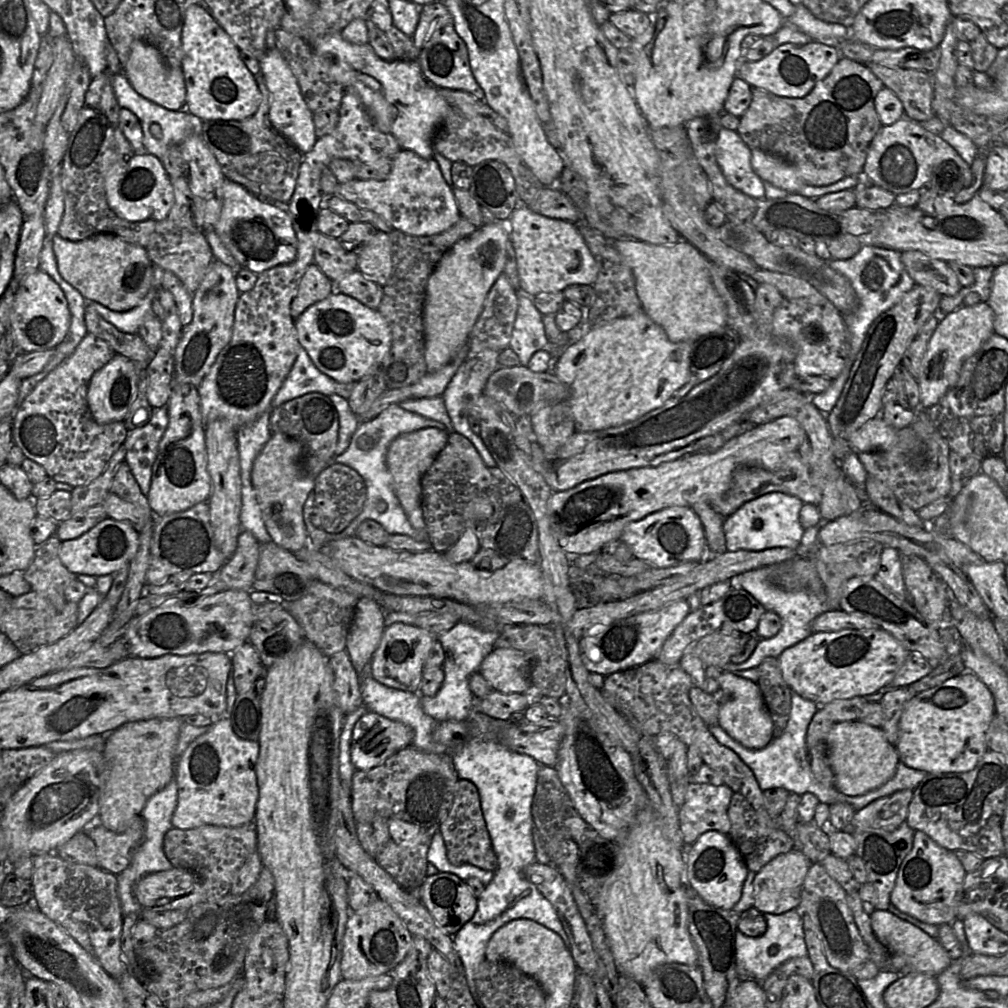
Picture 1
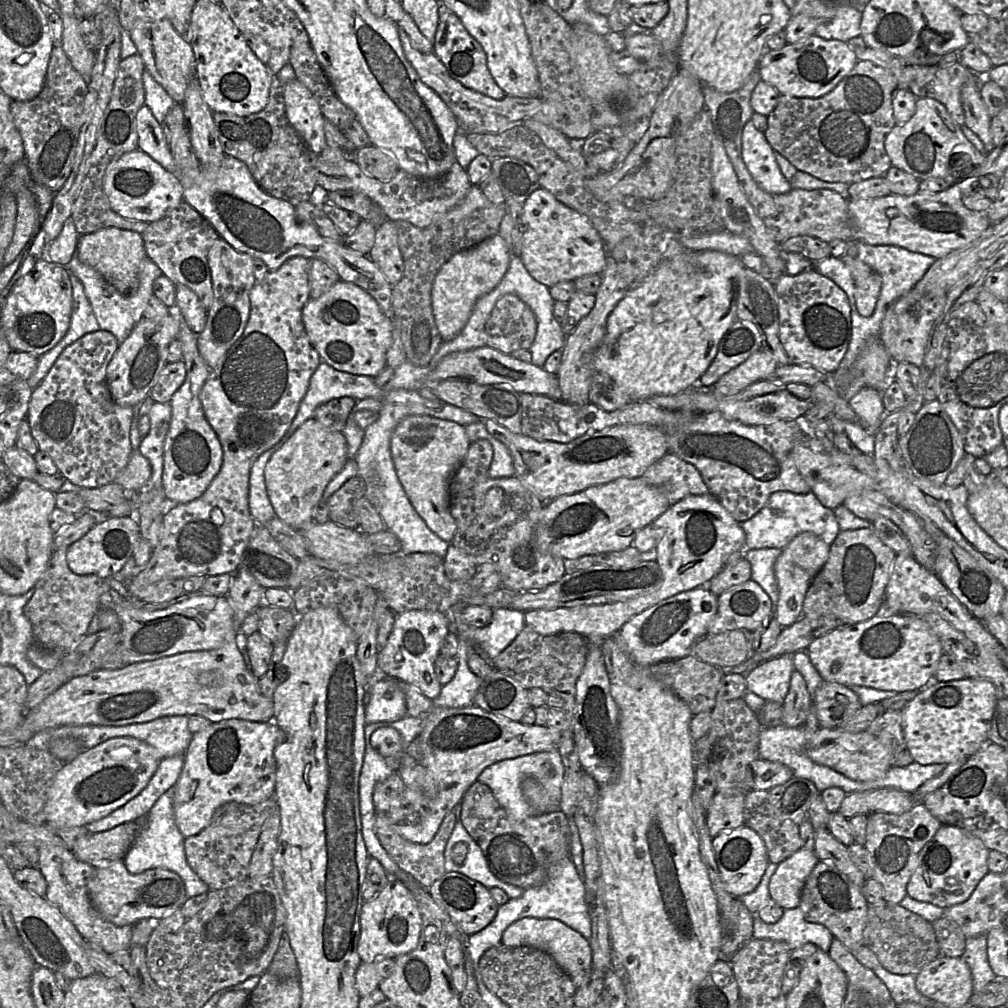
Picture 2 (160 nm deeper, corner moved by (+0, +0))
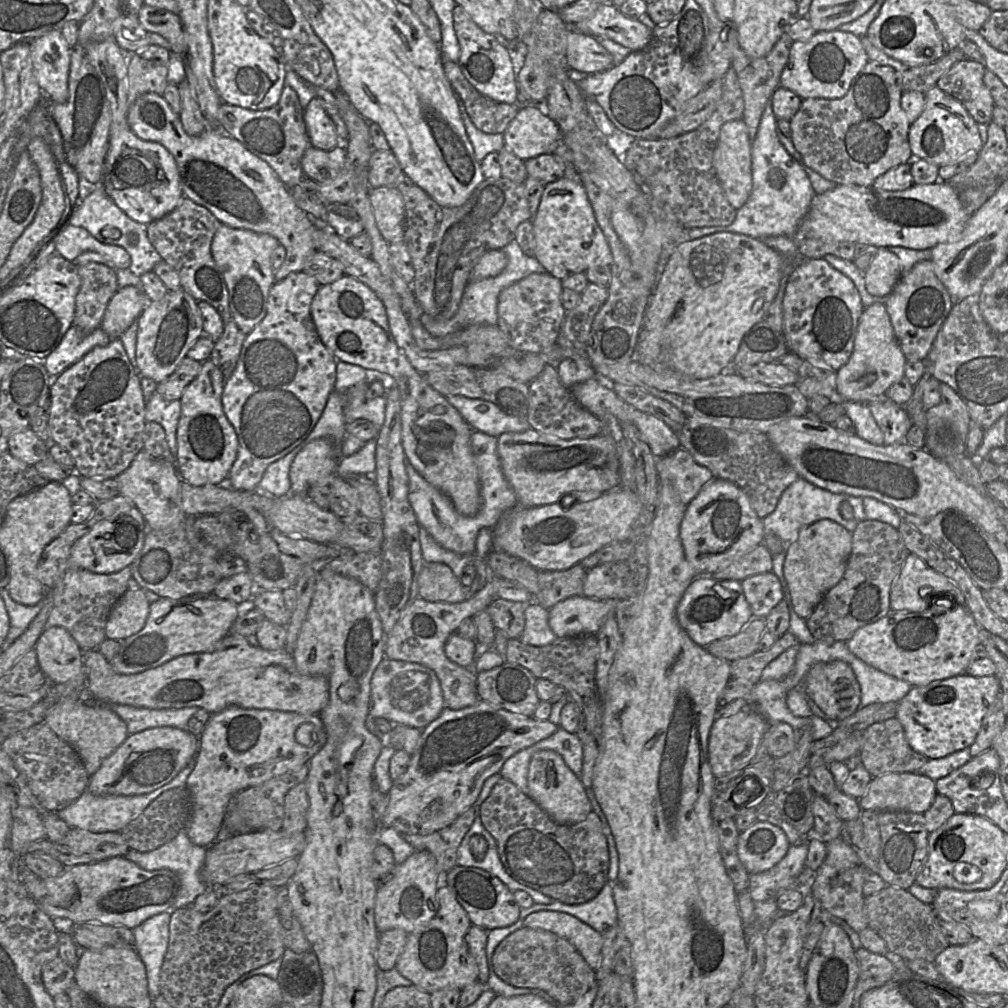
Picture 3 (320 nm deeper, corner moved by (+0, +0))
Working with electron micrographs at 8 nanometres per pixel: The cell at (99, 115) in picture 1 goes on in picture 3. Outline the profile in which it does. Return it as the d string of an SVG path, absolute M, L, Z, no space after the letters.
M155 45L142 47L133 53L127 72L130 106L141 94L163 94L167 85L170 56L168 48Z

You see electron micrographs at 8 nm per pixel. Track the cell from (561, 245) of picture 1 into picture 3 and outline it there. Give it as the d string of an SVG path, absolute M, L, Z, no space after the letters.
M563 177L546 185L531 221L535 238L535 258L554 277L563 280L571 274L612 264L610 246L597 223L581 181Z

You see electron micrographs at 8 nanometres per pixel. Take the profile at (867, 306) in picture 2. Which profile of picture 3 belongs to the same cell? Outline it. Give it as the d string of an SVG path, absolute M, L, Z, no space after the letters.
M879 248L868 269L862 273L870 295L889 296L901 277L900 262L888 248Z

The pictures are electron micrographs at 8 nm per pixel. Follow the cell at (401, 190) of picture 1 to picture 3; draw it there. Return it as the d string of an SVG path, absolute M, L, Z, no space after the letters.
M310 146L302 157L304 172L318 184L333 180L344 168L347 152L343 147L321 150Z

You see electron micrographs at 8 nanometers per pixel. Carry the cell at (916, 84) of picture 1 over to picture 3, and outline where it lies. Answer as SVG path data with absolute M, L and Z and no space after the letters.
M963 59L955 63L937 81L936 86L957 99L978 124L989 124L995 107L984 83L983 62Z

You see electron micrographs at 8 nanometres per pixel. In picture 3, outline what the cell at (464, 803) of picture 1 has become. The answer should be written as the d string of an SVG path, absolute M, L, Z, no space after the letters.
M501 778L480 805L479 817L496 840L506 872L522 885L562 903L581 904L594 899L609 881L608 840L595 812L583 821L559 824L528 794Z

